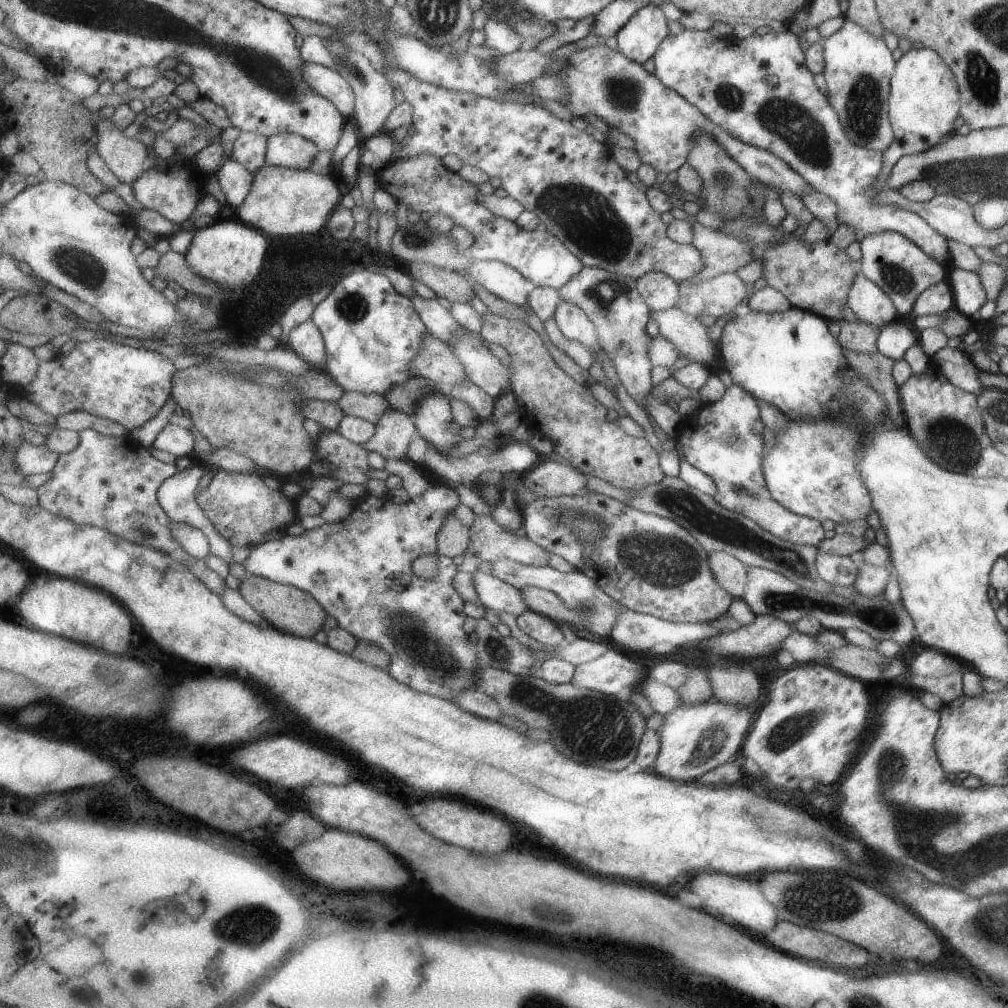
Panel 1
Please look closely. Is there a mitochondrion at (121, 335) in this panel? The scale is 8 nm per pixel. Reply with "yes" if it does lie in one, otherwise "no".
no

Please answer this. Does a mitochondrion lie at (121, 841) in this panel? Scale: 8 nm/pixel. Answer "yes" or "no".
no

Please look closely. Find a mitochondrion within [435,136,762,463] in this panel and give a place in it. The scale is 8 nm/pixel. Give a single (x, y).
(586, 218)

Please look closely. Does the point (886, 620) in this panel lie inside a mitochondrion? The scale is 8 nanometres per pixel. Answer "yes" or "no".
yes

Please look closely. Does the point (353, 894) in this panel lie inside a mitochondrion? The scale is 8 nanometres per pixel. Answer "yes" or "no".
no

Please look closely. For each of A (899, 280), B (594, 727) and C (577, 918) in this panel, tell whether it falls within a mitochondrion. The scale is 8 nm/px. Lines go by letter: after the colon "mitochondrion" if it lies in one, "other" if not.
A: mitochondrion
B: mitochondrion
C: other

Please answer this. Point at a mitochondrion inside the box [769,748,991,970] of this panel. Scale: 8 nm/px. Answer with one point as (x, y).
(812, 903)

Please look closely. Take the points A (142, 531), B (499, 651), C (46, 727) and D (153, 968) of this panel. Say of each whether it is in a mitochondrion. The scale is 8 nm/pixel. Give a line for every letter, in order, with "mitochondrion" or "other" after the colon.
A: mitochondrion
B: mitochondrion
C: other
D: other

